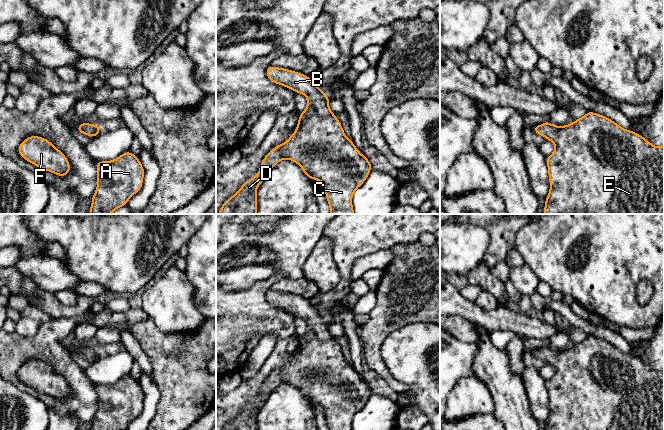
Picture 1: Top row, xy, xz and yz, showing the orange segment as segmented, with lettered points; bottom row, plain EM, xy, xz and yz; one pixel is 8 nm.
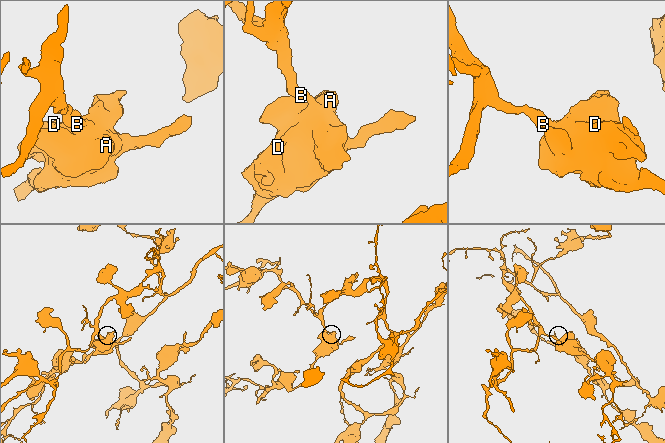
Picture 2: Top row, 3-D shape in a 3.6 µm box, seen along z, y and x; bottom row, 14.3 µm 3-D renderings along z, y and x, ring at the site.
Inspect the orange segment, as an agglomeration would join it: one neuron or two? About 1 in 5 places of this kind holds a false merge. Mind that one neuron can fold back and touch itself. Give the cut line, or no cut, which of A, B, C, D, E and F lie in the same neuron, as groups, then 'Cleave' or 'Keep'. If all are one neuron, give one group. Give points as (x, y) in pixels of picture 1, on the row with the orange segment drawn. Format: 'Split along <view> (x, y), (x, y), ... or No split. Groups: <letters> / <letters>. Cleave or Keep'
No split. Groups: A B C D E F. Keep

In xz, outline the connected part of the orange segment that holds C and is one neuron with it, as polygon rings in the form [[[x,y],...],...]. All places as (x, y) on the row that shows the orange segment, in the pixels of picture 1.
[[[269,64],[266,75],[271,82],[305,95],[307,107],[300,113],[298,127],[290,138],[274,147],[263,158],[256,176],[252,179],[247,178],[241,188],[222,204],[218,214],[257,214],[257,188],[269,171],[283,159],[297,163],[311,180],[321,181],[330,207],[330,214],[355,214],[352,205],[353,194],[365,182],[373,166],[359,152],[353,141],[345,136],[339,119],[329,108],[330,98],[311,81],[309,76],[300,72]]]

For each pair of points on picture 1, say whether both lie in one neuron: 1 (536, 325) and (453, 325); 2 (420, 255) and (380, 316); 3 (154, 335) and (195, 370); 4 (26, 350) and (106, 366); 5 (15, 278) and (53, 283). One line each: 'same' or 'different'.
1: different
2: same
3: same
4: different
5: different

